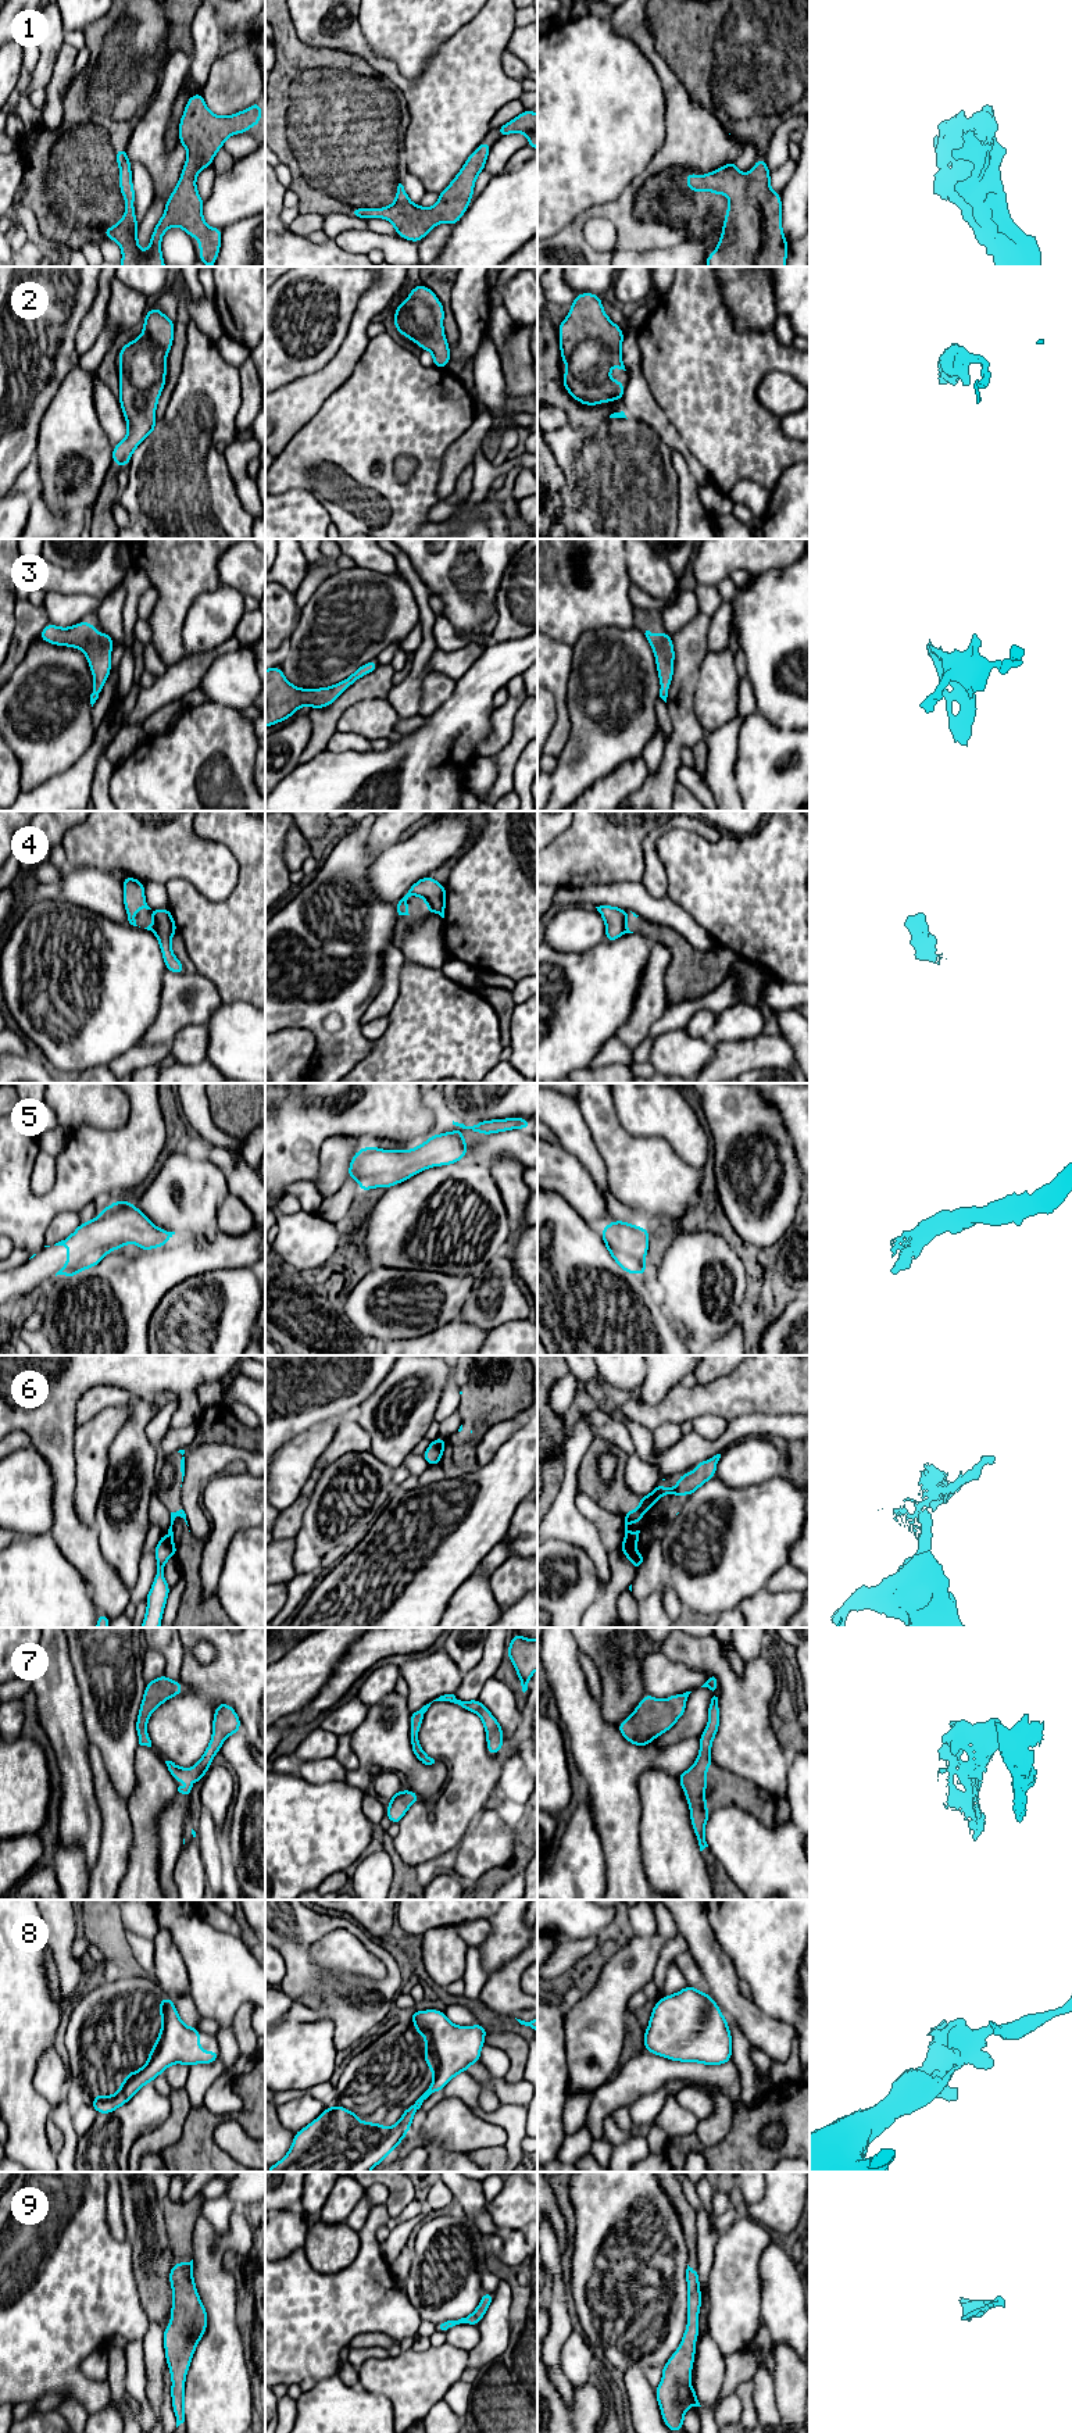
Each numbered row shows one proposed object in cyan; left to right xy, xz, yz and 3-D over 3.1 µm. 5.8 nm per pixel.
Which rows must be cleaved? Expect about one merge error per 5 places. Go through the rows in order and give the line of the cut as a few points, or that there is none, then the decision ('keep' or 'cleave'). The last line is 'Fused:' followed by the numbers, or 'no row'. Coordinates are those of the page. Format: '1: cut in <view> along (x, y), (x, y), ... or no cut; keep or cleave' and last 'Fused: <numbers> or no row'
1: no cut; keep
2: no cut; keep
3: no cut; keep
4: cut in xz along (407, 890), (410, 895); cleave
5: no cut; keep
6: cut in xy along (165, 1535), (174, 1554); cleave
7: no cut; keep
8: no cut; keep
9: no cut; keep
Fused: 4, 6

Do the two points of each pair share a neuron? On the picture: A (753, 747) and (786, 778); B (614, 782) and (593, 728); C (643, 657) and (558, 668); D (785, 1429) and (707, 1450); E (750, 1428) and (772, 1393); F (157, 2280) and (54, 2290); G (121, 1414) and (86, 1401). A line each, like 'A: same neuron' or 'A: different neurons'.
A: same neuron
B: different neurons
C: different neurons
D: same neuron
E: different neurons
F: different neurons
G: different neurons

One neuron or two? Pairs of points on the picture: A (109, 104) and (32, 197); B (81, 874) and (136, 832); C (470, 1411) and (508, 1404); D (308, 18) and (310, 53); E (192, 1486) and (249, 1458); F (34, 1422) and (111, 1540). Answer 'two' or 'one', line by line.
A: one
B: two
C: one
D: two
E: one
F: two

